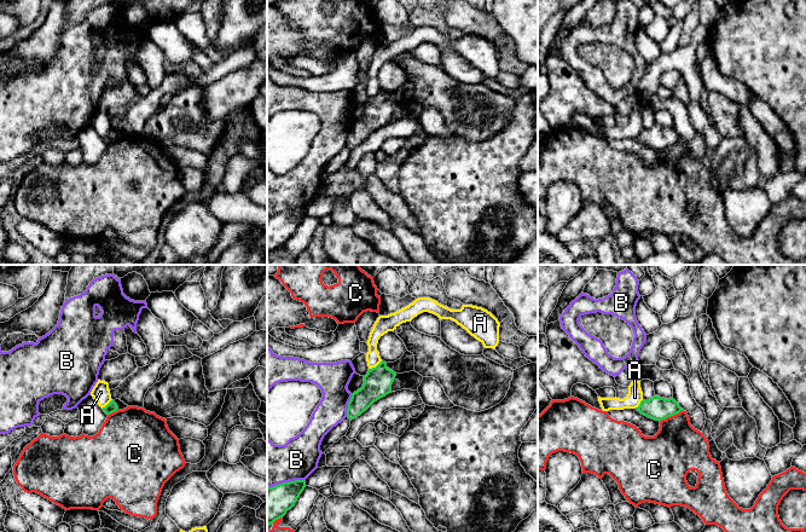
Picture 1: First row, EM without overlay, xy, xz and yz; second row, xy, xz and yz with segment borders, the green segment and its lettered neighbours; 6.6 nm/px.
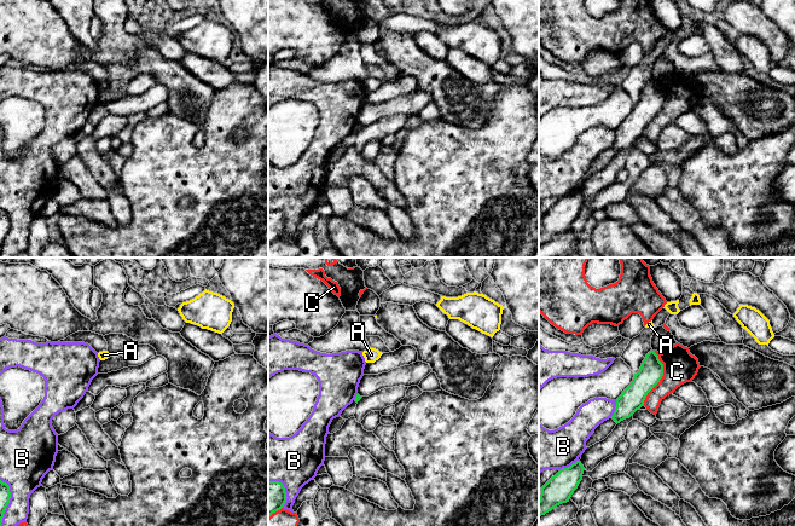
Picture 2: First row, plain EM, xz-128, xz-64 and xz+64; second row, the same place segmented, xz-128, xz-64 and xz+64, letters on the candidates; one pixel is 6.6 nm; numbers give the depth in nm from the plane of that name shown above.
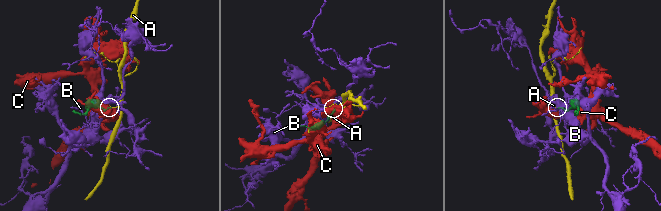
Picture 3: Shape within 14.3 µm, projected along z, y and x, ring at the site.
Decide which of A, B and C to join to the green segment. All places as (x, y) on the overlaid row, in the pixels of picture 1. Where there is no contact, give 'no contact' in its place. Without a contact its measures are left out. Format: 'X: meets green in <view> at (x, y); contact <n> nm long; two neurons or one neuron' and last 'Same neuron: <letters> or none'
A: meets green in xz at (376, 366); contact 110 nm long; two neurons
B: meets green in xz at (348, 405); contact 160 nm long; two neurons
C: meets green in yz at (671, 415); contact 180 nm long; two neurons
Same neuron: none

